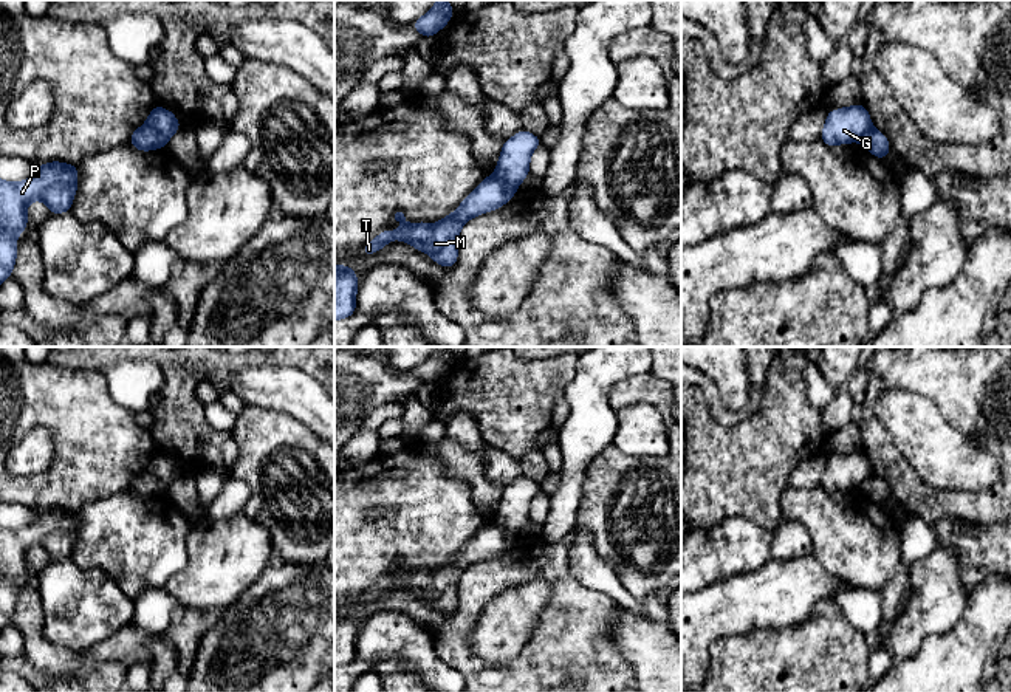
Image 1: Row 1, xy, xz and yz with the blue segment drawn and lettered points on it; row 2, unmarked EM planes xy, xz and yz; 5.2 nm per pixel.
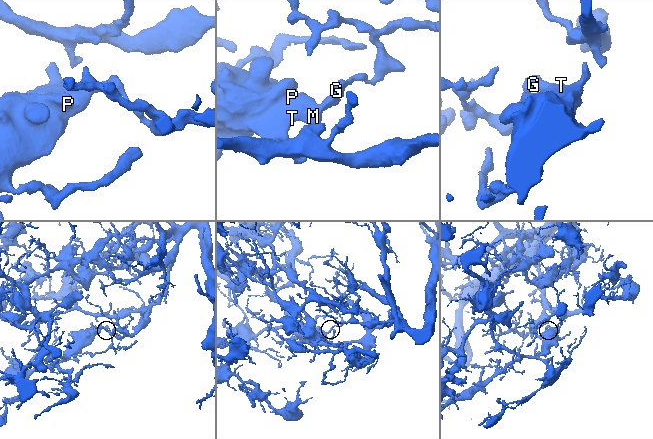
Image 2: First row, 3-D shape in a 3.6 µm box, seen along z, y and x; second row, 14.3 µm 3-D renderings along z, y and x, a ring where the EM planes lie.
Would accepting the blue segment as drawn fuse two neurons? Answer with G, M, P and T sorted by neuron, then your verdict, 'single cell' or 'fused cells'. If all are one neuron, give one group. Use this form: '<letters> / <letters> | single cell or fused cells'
G / M P T | fused cells

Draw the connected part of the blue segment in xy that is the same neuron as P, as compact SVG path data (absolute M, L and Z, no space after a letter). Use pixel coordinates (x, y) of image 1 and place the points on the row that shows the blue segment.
M51 161L37 164L37 172L25 181L11 183L0 180L0 285L11 277L17 259L15 238L28 226L26 207L31 201L43 201L53 215L71 211L77 190L77 164Z

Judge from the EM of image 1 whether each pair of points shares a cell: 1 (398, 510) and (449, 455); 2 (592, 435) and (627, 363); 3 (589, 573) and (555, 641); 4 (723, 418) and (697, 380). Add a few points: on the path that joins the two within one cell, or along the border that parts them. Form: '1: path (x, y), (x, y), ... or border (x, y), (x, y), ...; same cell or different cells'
1: border (409, 448), (418, 455), (437, 455), (471, 485); different cells
2: path (592, 417), (592, 393), (609, 376); same cell
3: border (570, 550), (570, 572), (615, 601); different cells
4: path (717, 409), (706, 389); same cell

